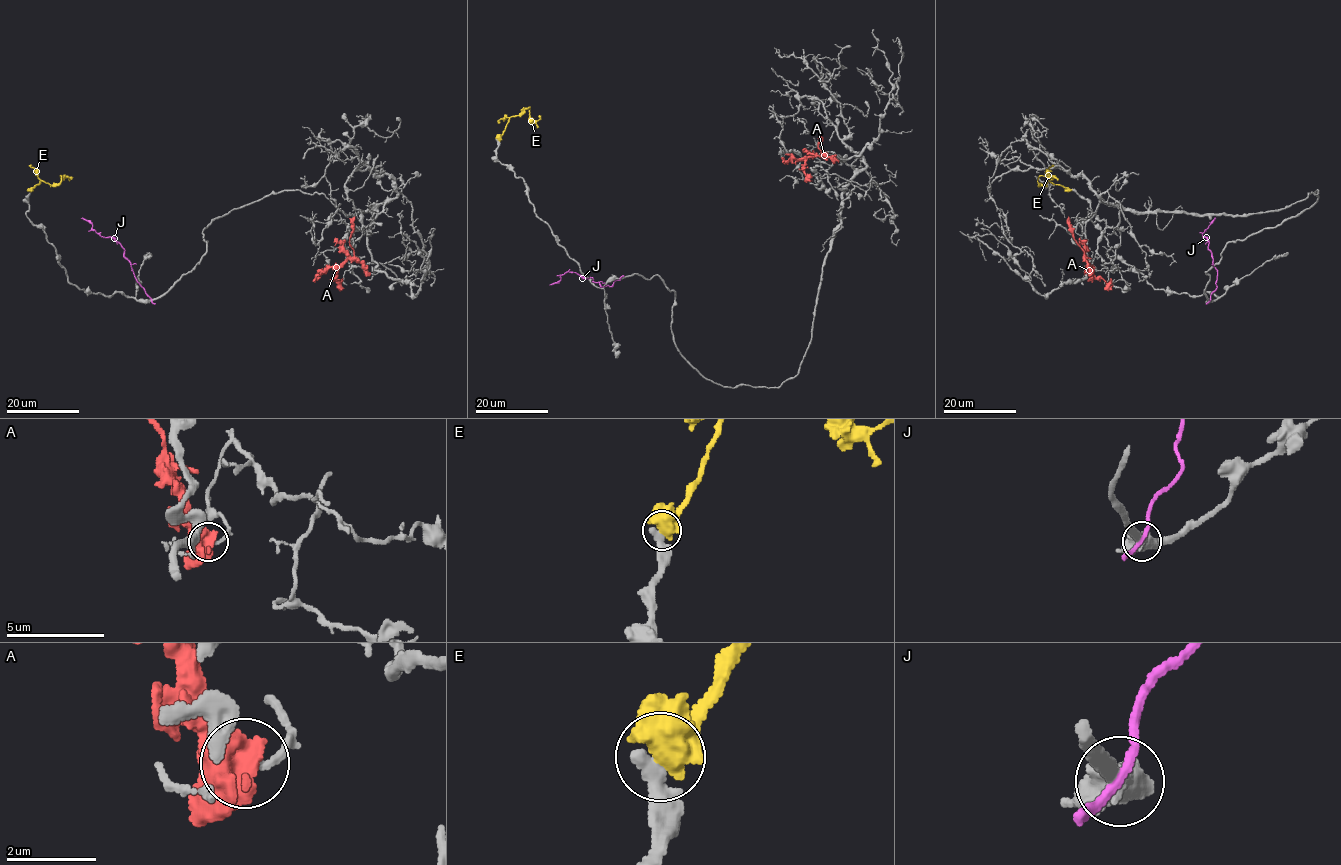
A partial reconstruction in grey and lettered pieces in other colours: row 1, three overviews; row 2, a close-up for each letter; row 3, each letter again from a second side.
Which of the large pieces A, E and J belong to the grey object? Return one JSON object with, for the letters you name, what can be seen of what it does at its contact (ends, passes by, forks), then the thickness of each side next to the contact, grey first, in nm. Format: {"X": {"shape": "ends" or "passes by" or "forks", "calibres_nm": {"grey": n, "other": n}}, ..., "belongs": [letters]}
{"E": {"shape": "passes by", "calibres_nm": {"grey": 440, "other": 600}}, "belongs": ["E"]}

